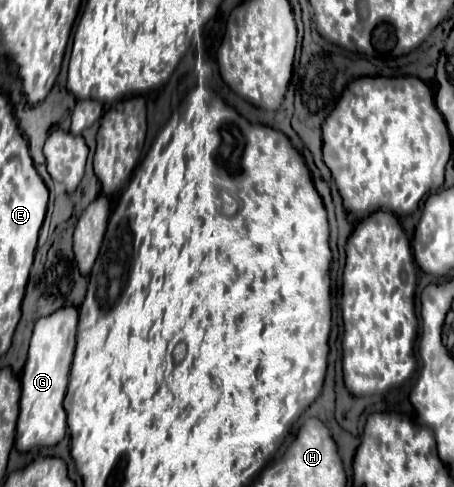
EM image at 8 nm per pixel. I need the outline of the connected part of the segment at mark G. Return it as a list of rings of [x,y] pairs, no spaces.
[[[64,306],[34,324],[34,334],[30,338],[28,358],[22,370],[22,398],[20,414],[16,424],[16,448],[28,452],[36,446],[54,446],[66,434],[66,412],[62,400],[66,396],[68,372],[74,354],[78,310],[74,306]]]

